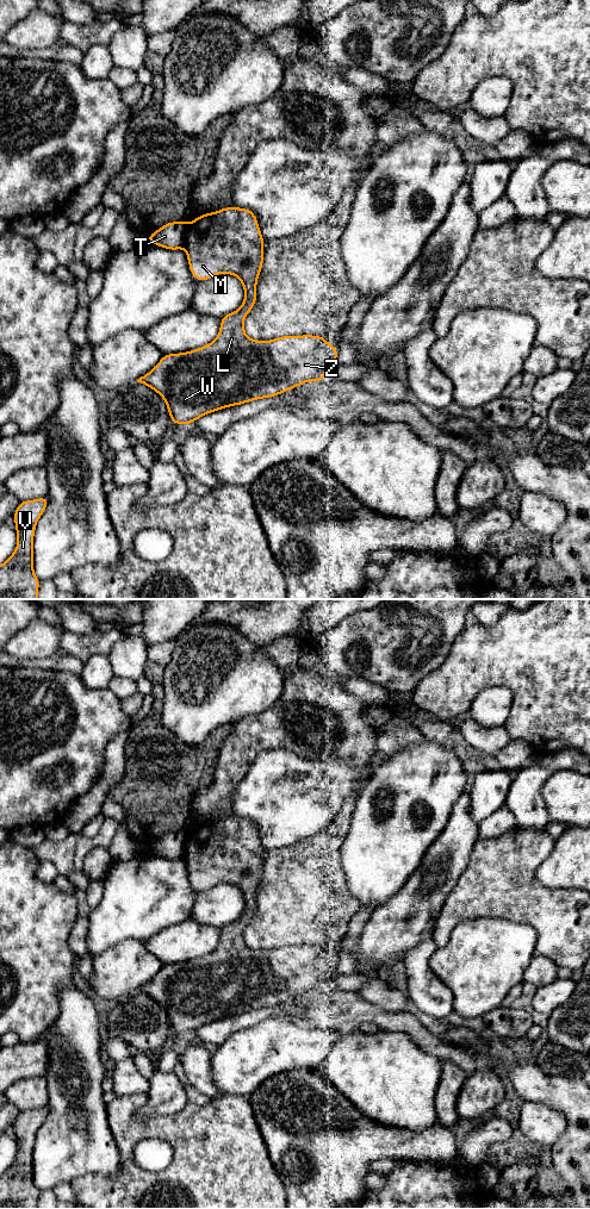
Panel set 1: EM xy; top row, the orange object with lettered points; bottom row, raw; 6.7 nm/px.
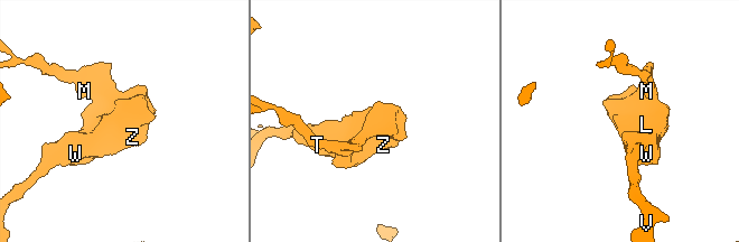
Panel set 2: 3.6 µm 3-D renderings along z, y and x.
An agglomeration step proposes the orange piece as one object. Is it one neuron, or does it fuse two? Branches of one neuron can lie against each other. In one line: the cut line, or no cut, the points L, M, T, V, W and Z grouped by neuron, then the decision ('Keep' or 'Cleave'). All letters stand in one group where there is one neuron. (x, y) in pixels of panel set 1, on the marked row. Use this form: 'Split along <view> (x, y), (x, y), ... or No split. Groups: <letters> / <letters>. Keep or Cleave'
Split along xy (188, 224), (185, 231), (185, 242), (181, 247). Groups: L M V W Z / T. Cleave

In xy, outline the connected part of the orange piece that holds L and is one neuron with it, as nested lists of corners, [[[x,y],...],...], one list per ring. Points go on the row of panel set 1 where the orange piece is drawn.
[[[224,207],[201,214],[188,224],[182,248],[193,278],[205,281],[221,273],[235,275],[243,285],[244,303],[237,311],[221,318],[219,334],[213,342],[187,353],[163,355],[148,374],[137,380],[164,399],[172,423],[191,424],[221,409],[275,397],[309,381],[327,380],[325,368],[337,362],[339,349],[322,336],[256,341],[246,335],[243,322],[256,303],[263,241],[255,213],[248,208]]]

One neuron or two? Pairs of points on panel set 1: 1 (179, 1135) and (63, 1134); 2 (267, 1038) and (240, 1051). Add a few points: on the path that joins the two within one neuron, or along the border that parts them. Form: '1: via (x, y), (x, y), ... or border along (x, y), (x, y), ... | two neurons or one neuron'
1: border along (105, 1107), (109, 1128), (119, 1154), (119, 1161) | two neurons
2: via (260, 1045), (254, 1051), (247, 1051) | one neuron

